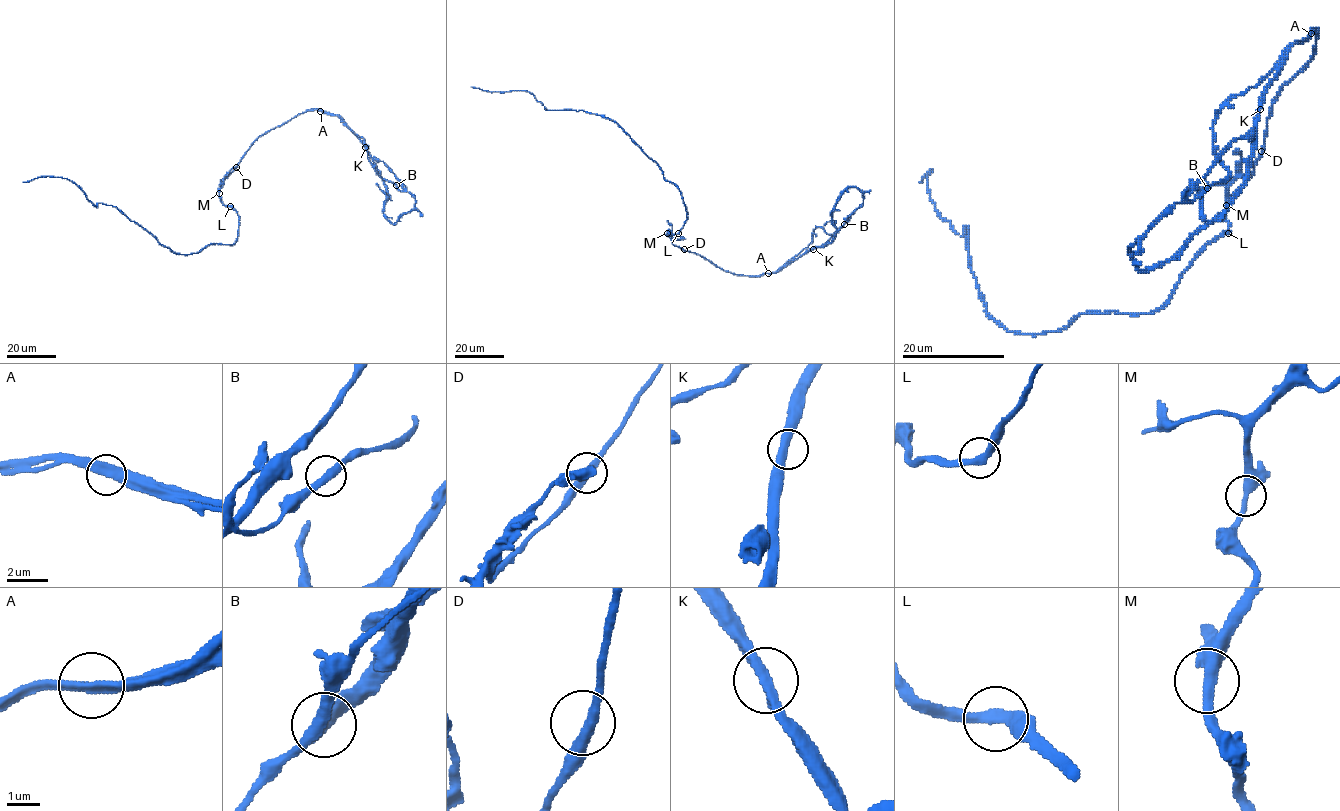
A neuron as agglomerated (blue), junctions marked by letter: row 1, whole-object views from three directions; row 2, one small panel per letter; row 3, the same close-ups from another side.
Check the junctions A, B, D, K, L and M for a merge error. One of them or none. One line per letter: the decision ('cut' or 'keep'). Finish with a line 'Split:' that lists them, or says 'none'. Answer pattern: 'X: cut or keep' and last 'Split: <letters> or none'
A: cut
B: keep
D: keep
K: keep
L: keep
M: keep
Split: A

